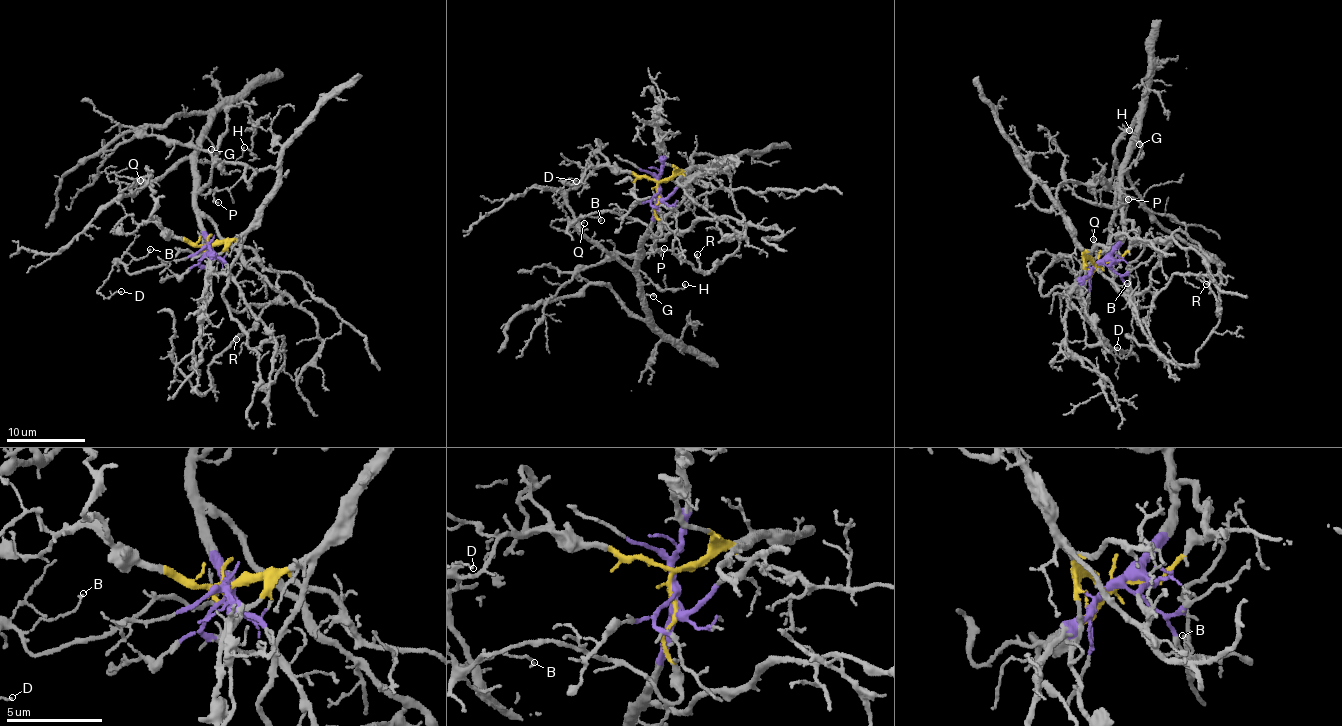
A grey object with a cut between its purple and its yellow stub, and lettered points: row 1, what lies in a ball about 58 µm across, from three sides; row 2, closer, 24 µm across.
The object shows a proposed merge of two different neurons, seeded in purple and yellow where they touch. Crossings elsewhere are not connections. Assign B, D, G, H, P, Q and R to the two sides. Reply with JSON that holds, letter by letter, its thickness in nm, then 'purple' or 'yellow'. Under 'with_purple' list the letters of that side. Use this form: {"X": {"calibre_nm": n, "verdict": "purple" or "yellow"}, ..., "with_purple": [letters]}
{"B": {"calibre_nm": 110, "verdict": "yellow"}, "D": {"calibre_nm": 80, "verdict": "yellow"}, "G": {"calibre_nm": 100, "verdict": "purple"}, "H": {"calibre_nm": 130, "verdict": "purple"}, "P": {"calibre_nm": 160, "verdict": "purple"}, "Q": {"calibre_nm": 110, "verdict": "purple"}, "R": {"calibre_nm": 160, "verdict": "yellow"}, "with_purple": ["G", "H", "P", "Q"]}

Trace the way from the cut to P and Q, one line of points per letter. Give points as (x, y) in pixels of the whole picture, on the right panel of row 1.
P: (1101, 263), (1122, 236), (1123, 194), (1127, 200)
Q: (1101, 263), (1124, 230), (1122, 178), (1109, 242), (1103, 250), (1096, 251), (1093, 239)

